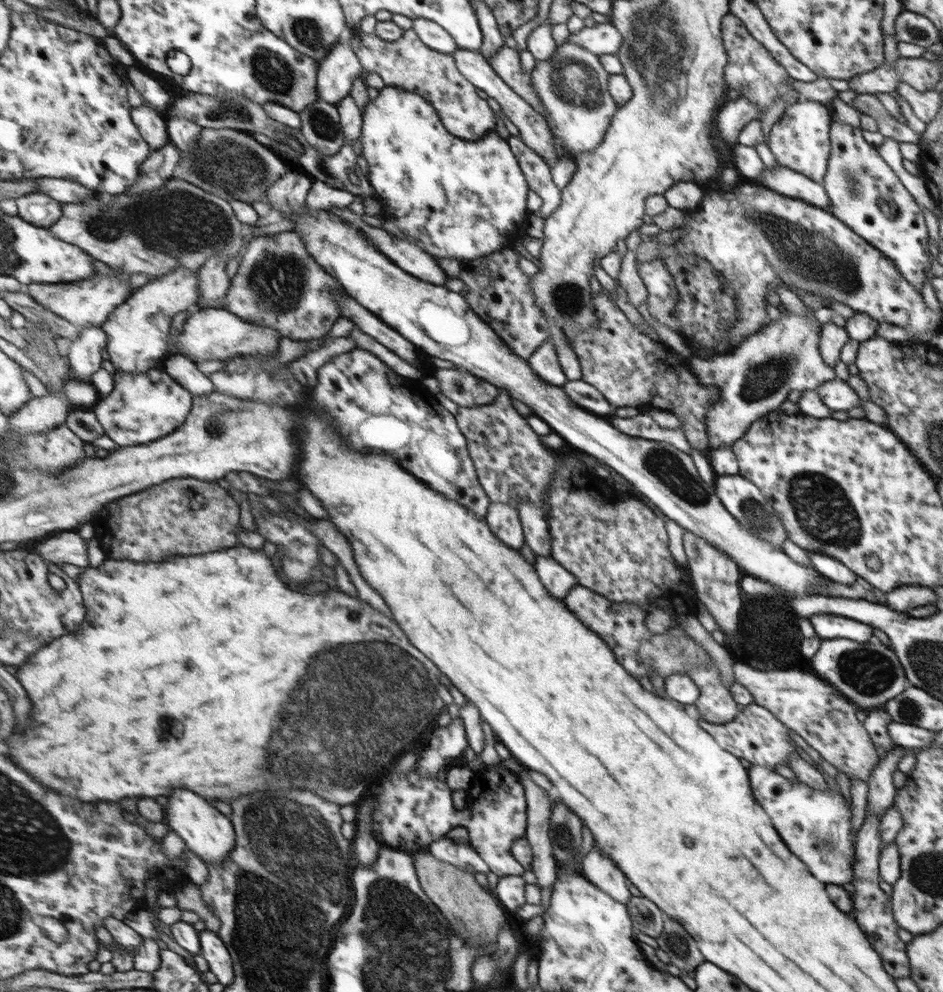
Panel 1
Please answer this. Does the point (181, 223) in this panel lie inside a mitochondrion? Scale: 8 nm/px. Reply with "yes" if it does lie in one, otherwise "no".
yes

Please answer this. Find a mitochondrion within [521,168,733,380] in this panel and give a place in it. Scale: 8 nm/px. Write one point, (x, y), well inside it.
(570, 298)

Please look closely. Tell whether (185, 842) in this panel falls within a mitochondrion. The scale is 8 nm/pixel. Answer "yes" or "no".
no

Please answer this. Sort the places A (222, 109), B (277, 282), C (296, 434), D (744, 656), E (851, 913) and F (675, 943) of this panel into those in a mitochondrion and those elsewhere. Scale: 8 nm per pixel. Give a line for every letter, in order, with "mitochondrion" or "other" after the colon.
A: mitochondrion
B: mitochondrion
C: other
D: other
E: other
F: mitochondrion

